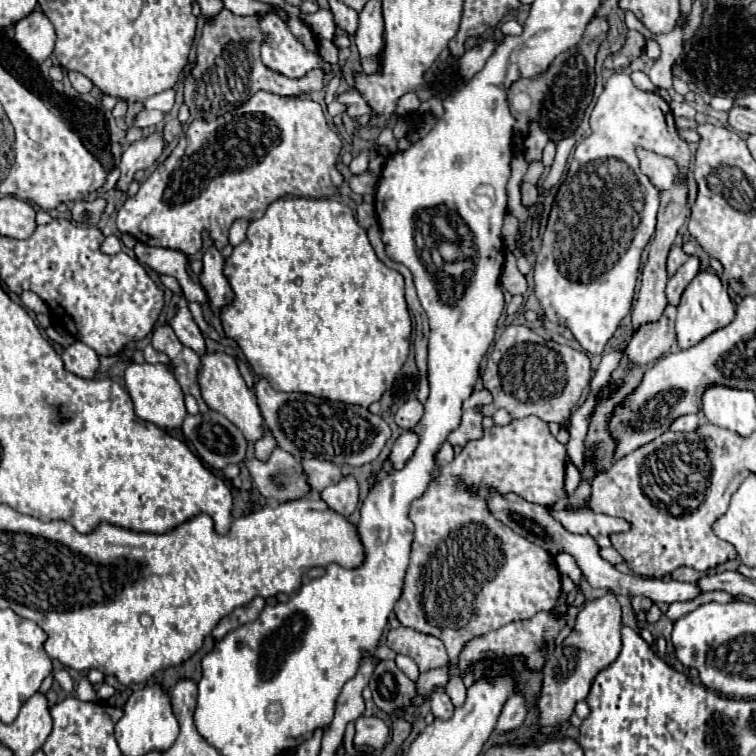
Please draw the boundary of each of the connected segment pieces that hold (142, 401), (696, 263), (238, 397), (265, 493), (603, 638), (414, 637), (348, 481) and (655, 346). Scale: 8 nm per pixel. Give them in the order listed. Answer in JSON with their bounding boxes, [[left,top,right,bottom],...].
[[124,363,188,429],[666,257,700,305],[198,351,262,441],[246,447,312,503],[538,593,622,737],[386,627,448,673],[320,477,358,517],[624,307,676,367]]

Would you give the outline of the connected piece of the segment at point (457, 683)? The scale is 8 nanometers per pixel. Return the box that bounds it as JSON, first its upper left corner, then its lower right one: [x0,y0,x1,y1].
[446,671,466,707]

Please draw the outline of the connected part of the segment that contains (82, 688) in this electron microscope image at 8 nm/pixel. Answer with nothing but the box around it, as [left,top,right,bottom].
[76,677,96,701]

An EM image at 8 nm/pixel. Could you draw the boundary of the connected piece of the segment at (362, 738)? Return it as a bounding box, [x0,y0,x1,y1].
[354,717,390,749]

